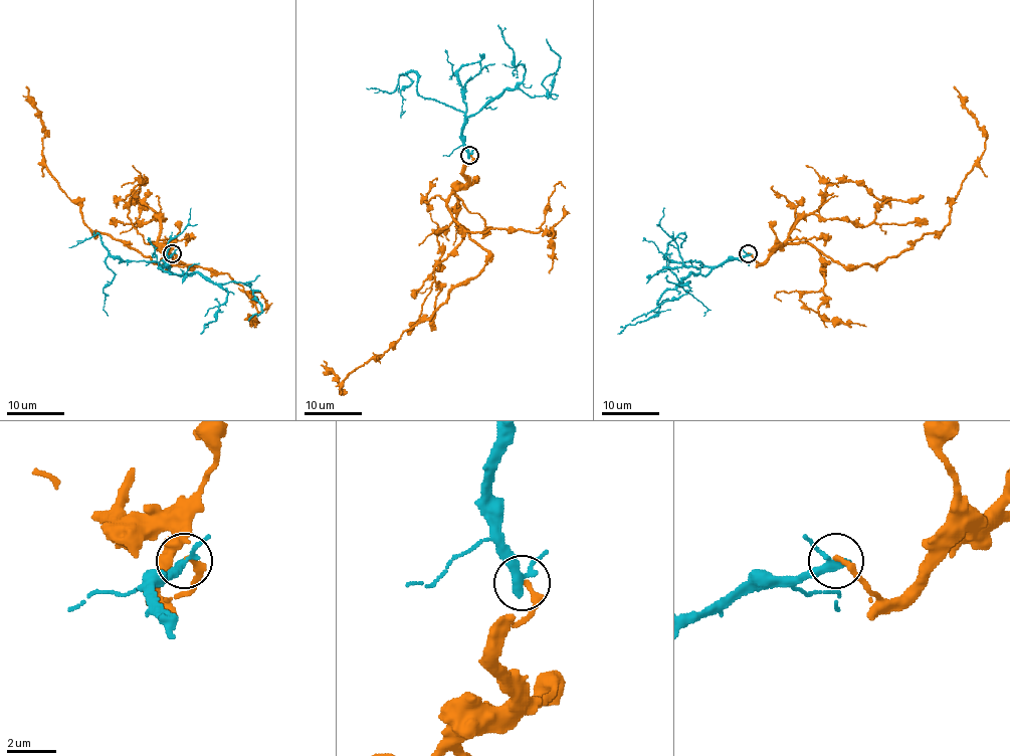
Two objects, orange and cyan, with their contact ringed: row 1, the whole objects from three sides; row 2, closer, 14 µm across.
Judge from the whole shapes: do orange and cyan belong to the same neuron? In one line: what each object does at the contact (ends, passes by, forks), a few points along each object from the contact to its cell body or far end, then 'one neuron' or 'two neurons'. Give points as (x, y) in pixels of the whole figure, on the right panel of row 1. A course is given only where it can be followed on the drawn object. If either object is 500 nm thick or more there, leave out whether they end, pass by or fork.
orange ends; cyan passes by; course orange (748, 253), (762, 262), (776, 246), (812, 243), (845, 266), (879, 264), (937, 233), (985, 149), (955, 85); course cyan (748, 253), (725, 260), (704, 274), (688, 273), (681, 284), (690, 282), (688, 290), (631, 321); two neurons

